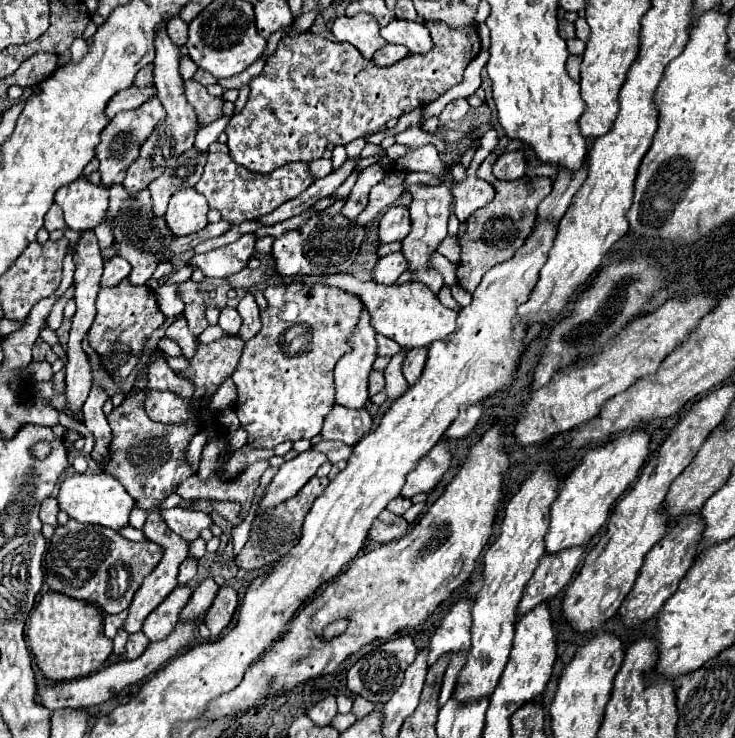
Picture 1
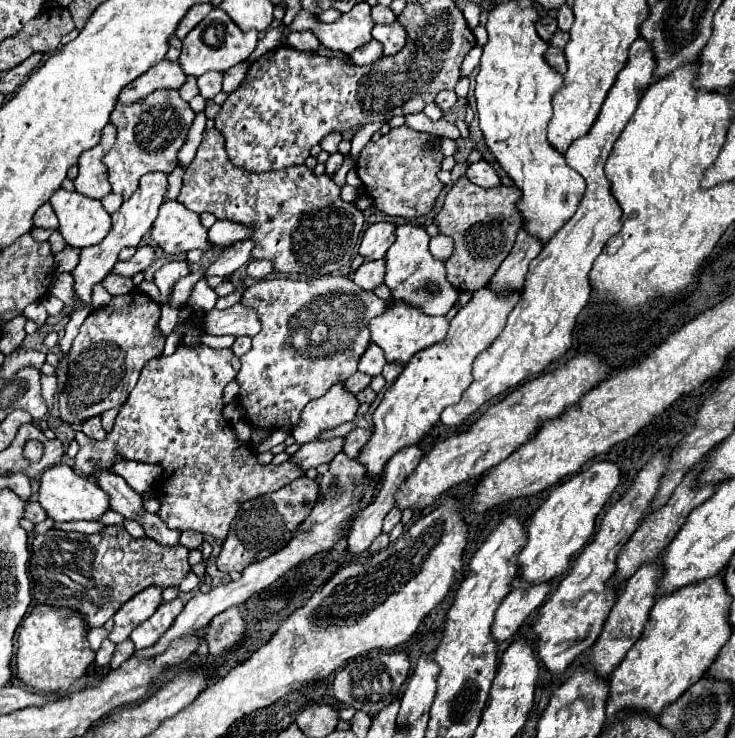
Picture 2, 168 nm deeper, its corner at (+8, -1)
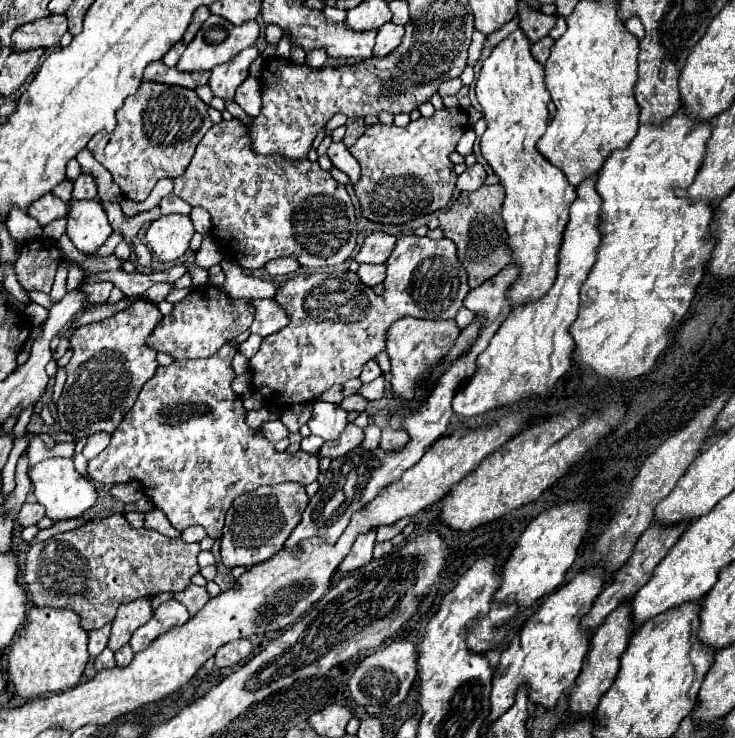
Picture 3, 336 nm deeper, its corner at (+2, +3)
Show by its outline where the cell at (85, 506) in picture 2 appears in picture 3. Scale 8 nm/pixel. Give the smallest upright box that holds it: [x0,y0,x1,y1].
[27,459,97,521]

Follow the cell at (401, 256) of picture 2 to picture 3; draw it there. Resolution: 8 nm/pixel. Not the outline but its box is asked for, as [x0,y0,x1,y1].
[249,235,469,409]

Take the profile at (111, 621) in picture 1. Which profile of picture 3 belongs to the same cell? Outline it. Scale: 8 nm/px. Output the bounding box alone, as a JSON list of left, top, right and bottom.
[89,625,111,657]

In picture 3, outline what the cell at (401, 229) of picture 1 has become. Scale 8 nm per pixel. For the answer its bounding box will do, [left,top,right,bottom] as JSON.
[353,233,395,265]

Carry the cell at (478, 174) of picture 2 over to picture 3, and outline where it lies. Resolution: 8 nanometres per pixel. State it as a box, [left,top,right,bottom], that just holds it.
[457,163,485,191]

